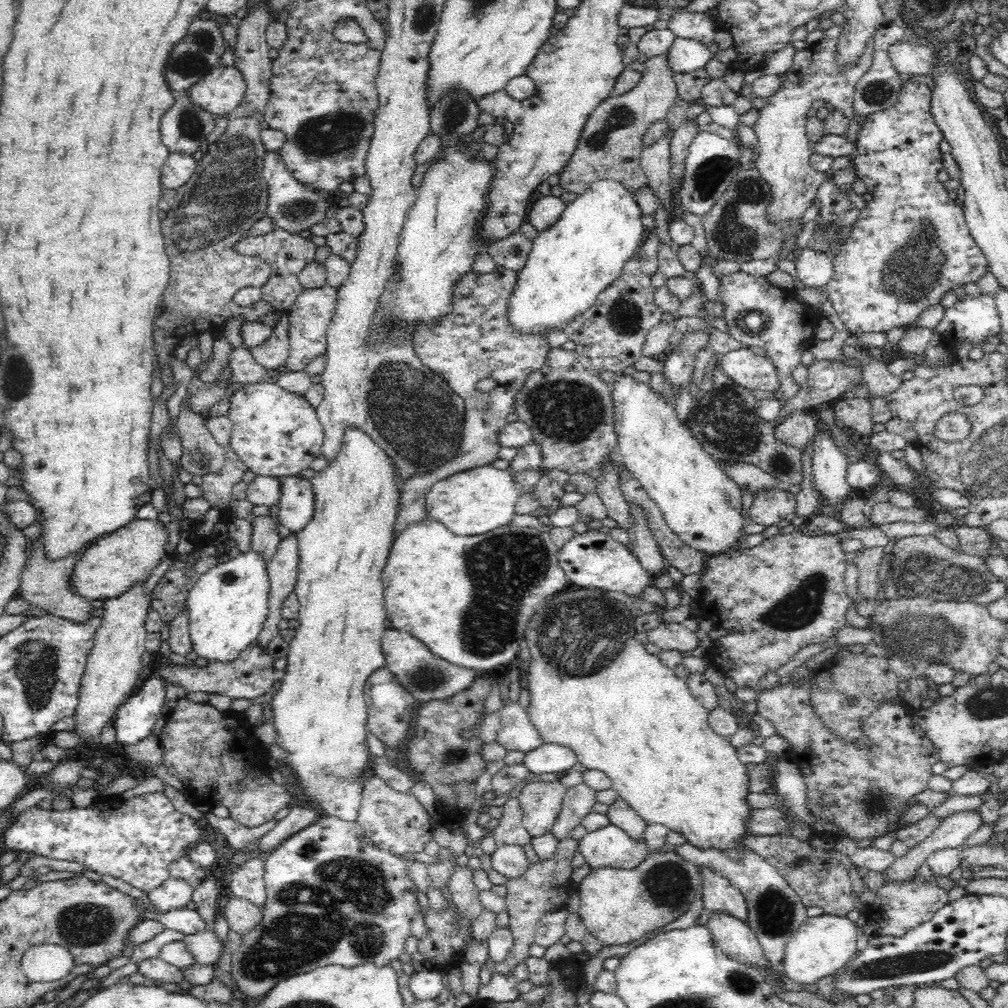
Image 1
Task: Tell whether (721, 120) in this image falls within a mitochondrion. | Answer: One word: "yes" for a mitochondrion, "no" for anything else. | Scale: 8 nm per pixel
no

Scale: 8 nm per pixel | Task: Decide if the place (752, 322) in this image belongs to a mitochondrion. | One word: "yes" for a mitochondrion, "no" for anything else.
yes

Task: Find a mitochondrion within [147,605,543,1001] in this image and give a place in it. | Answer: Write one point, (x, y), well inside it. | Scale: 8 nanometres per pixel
(313, 925)

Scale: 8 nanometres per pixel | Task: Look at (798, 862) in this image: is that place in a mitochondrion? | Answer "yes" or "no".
yes

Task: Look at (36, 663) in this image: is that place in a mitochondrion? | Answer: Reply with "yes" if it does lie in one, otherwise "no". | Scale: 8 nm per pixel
yes

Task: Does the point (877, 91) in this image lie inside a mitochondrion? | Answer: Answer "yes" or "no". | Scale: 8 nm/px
yes

